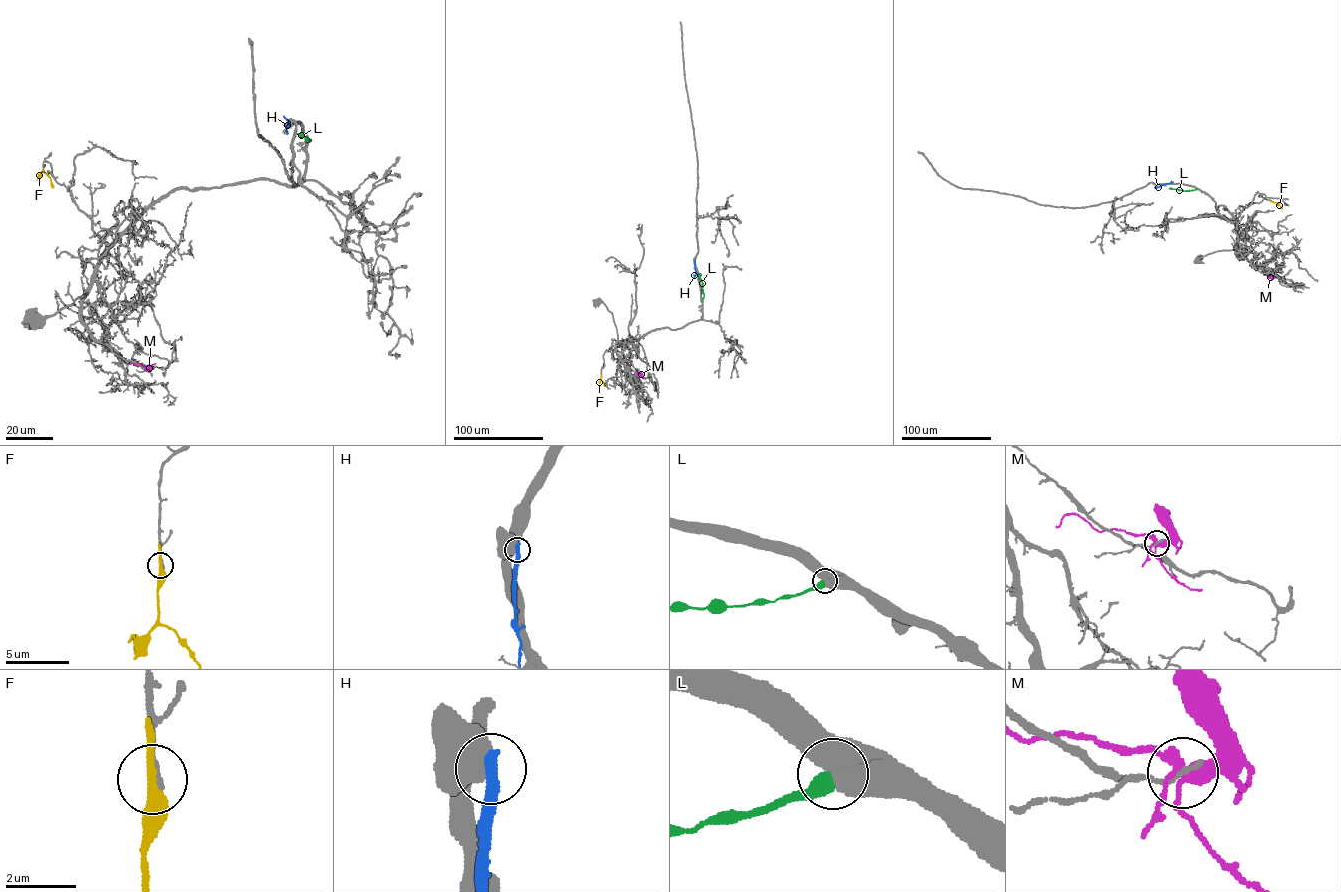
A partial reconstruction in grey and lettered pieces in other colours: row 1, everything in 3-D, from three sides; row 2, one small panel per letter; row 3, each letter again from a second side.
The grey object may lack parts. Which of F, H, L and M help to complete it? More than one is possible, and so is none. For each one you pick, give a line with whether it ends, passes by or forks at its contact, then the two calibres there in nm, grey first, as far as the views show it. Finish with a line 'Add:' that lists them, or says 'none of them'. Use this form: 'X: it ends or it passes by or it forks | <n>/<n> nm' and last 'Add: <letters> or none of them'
Add: none of them

